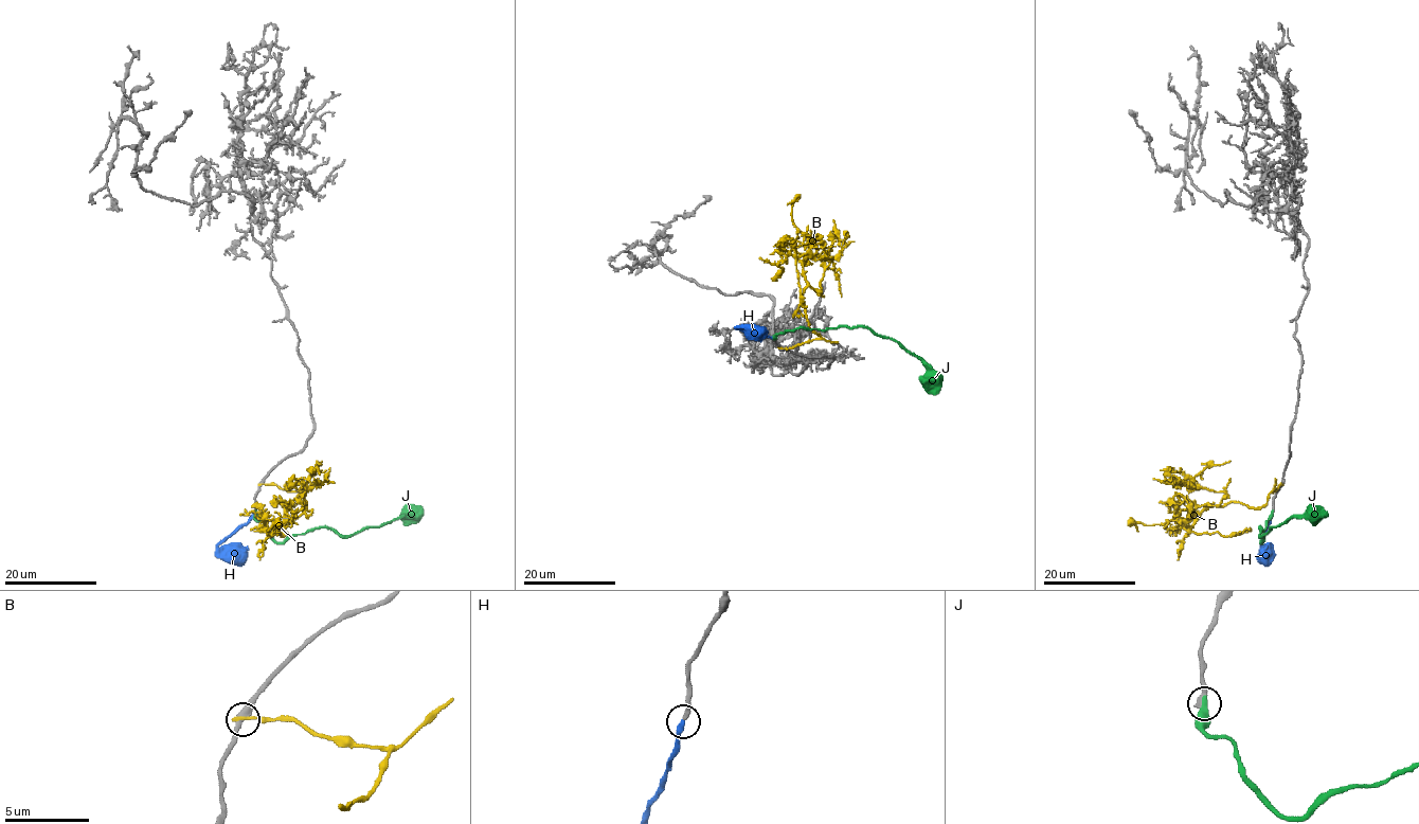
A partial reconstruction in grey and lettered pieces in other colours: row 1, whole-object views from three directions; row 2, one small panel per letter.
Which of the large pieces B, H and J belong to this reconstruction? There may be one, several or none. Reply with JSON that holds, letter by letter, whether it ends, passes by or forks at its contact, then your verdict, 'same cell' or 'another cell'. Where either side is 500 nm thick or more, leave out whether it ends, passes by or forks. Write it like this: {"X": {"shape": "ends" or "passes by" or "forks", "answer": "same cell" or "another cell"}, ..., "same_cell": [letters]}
{"B": {"shape": "ends", "answer": "another cell"}, "H": {"shape": "ends", "answer": "same cell"}, "J": {"shape": "ends", "answer": "another cell"}, "same_cell": ["H"]}

